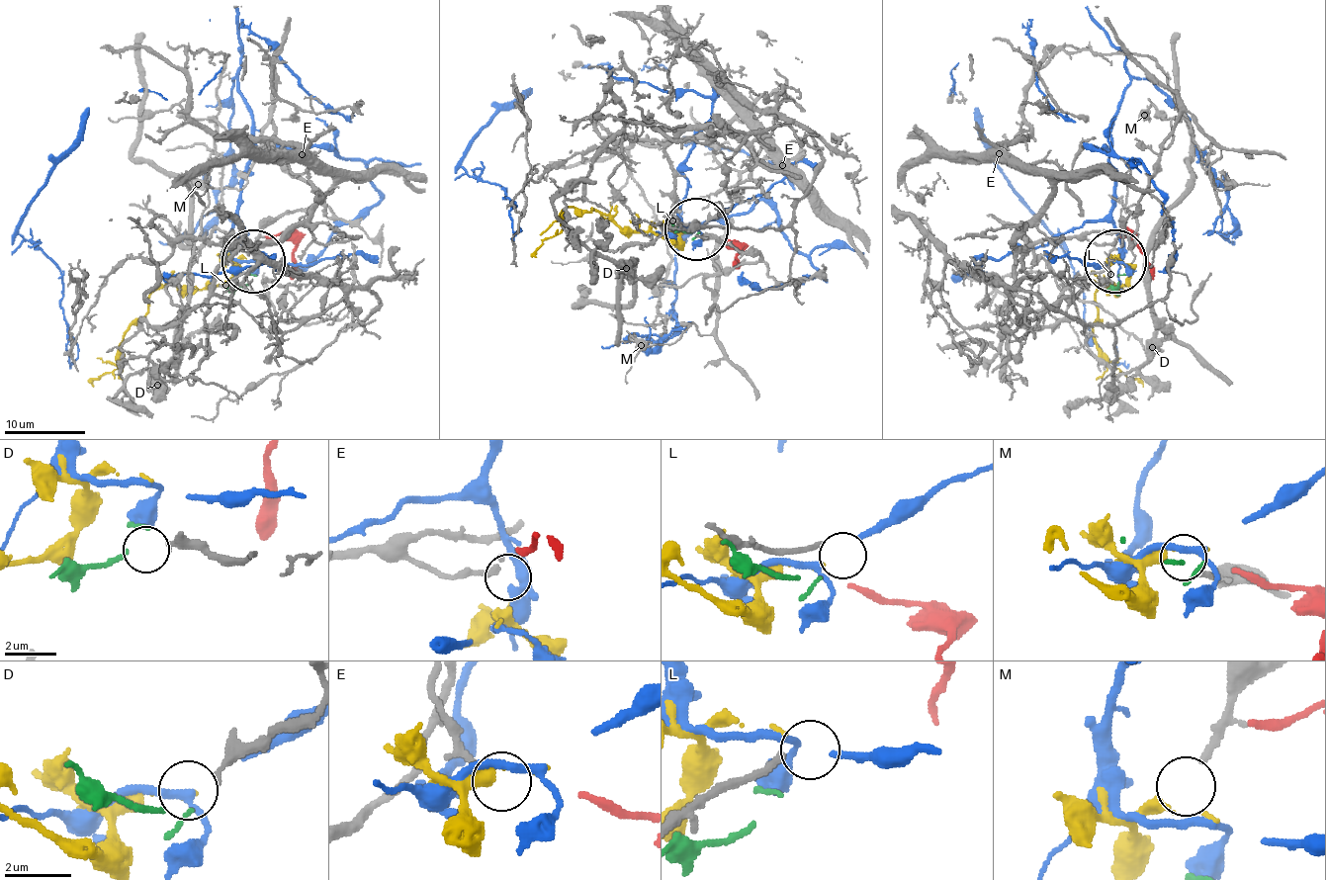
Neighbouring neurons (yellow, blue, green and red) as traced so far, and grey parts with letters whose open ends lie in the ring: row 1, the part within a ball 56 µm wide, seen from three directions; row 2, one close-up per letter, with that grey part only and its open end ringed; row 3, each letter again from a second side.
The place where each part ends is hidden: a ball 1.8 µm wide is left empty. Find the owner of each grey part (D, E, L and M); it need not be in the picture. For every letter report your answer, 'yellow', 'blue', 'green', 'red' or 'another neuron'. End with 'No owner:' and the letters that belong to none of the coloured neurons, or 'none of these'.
D: green
E: another neuron
L: another neuron
M: yellow
No owner: E, L

